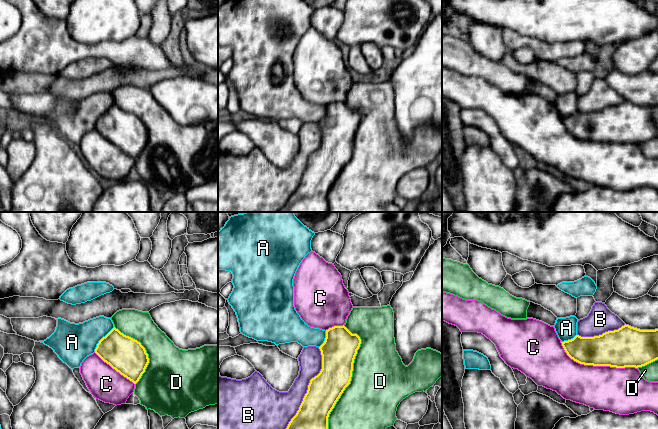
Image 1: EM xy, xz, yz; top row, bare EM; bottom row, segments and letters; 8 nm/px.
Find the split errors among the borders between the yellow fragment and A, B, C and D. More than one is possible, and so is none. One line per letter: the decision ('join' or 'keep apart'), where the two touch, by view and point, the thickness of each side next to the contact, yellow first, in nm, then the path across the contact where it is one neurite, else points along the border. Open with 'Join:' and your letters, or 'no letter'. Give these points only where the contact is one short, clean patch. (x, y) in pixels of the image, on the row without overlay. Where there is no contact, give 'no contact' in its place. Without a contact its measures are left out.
Join: no letter
A: keep apart | xy (101, 115) | 300/300 nm | along xy (114, 103), (99, 117), (94, 127)
B: keep apart | xz (307, 167) | 280/240 nm
C: keep apart | yz (596, 141) | 320/360 nm
D: keep apart | xz (350, 155) | 280/460 nm

